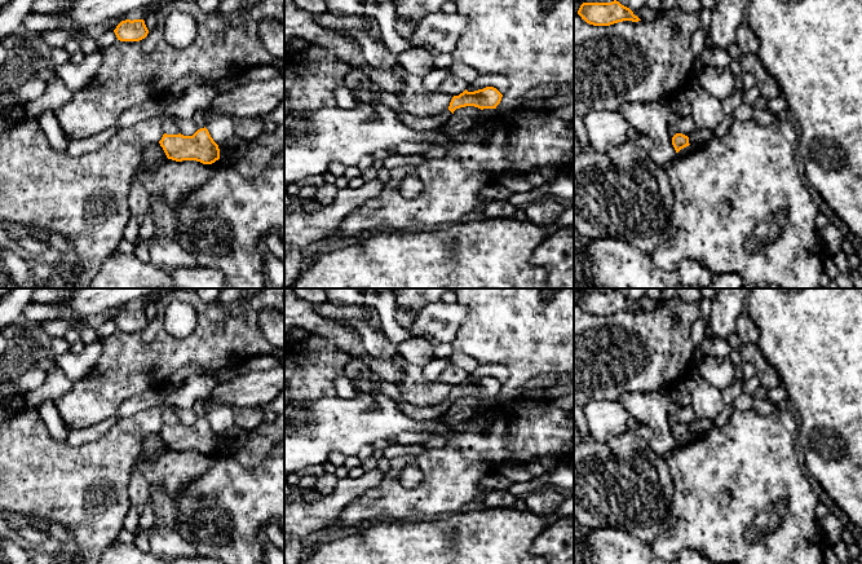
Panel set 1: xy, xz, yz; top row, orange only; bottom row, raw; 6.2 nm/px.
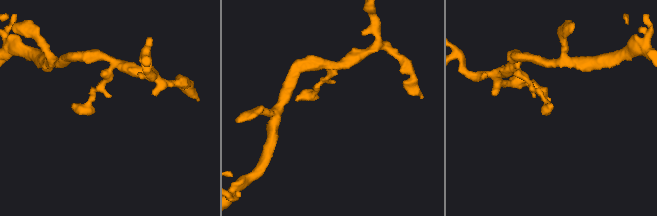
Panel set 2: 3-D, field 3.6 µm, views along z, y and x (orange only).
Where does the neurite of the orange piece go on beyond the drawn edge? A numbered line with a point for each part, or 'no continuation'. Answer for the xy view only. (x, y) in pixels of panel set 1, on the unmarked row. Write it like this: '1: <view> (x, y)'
no continuation

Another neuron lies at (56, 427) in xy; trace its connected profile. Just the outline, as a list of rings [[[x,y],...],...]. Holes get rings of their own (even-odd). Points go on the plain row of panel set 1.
[[[53,401],[43,402],[39,406],[39,415],[43,419],[48,433],[56,441],[63,442],[67,441],[68,428],[62,420],[56,405]]]

